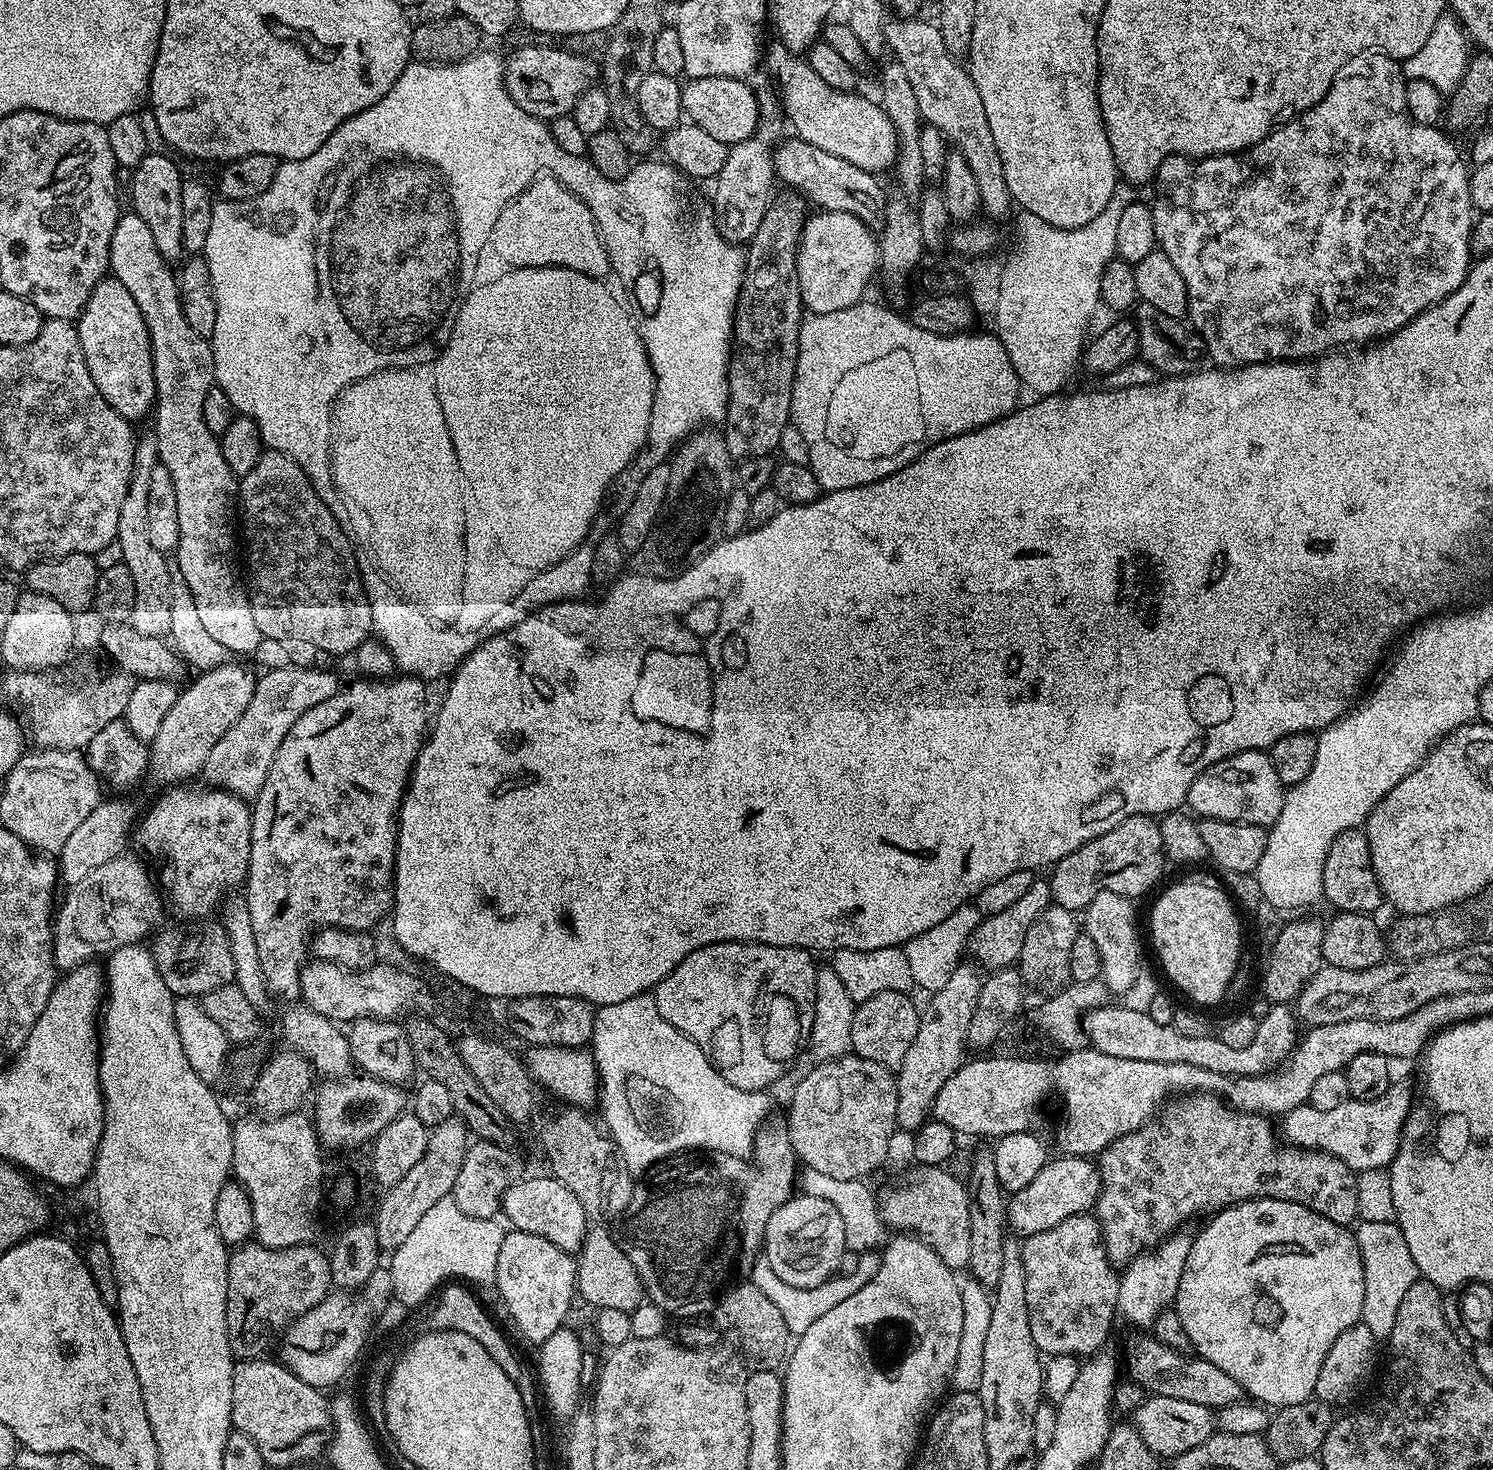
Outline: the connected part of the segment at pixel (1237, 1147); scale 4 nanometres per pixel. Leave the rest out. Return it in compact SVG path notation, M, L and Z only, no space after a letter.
M1188 1094L1183 1098L1173 1099L1159 1113L1158 1118L1149 1120L1136 1132L1131 1132L1114 1142L1110 1142L1110 1146L1106 1146L1098 1153L1100 1196L1096 1199L1094 1209L1096 1220L1100 1223L1100 1233L1104 1235L1104 1249L1110 1263L1113 1266L1126 1266L1141 1252L1157 1247L1161 1241L1173 1235L1179 1229L1176 1227L1179 1224L1186 1223L1191 1216L1200 1216L1203 1212L1215 1214L1222 1208L1231 1208L1234 1204L1241 1204L1243 1200L1285 1200L1286 1202L1294 1202L1298 1206L1306 1206L1310 1210L1322 1214L1322 1218L1330 1218L1330 1222L1345 1226L1351 1225L1358 1217L1357 1173L1353 1172L1350 1166L1346 1166L1346 1162L1334 1158L1329 1152L1314 1152L1311 1148L1294 1148L1291 1146L1276 1148L1278 1132L1277 1129L1276 1132L1272 1129L1272 1124L1273 1121L1269 1117L1261 1115L1259 1112L1240 1112L1231 1104L1225 1104L1221 1097L1211 1094Z

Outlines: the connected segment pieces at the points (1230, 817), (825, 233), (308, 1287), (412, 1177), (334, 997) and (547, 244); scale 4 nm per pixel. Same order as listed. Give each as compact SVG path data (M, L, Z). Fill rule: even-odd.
M1253 750L1234 754L1198 774L1188 787L1186 804L1197 817L1206 820L1271 826L1276 823L1278 814L1282 814L1285 791L1286 786L1274 770L1271 755L1264 750Z
M825 212L809 215L800 234L796 250L800 297L812 314L830 314L830 310L846 310L865 299L864 291L878 272L878 240L873 229L854 214Z
M258 1242L239 1245L228 1258L228 1345L240 1360L261 1359L272 1339L274 1344L288 1325L318 1306L333 1288L328 1256L312 1244L282 1249L267 1248Z
M459 1118L442 1122L429 1131L426 1154L422 1154L421 1160L410 1170L410 1174L406 1174L406 1178L402 1178L402 1182L383 1193L384 1197L376 1208L374 1227L381 1253L399 1253L402 1242L414 1234L426 1210L430 1210L430 1206L435 1206L442 1198L452 1195L452 1187L457 1181L469 1145L470 1133Z
M316 960L315 962L305 963L304 967L300 970L300 986L298 989L299 995L304 995L303 1003L307 1005L307 1007L312 1008L318 1014L322 1014L328 1020L333 1022L341 1022L340 1020L344 1020L343 1022L351 1022L354 1020L361 1020L364 1016L373 1016L375 1020L387 1020L389 1022L399 1021L401 1018L399 1016L407 1017L409 1014L407 1012L412 1012L415 1008L420 1008L424 1004L424 992L420 989L420 984L415 980L414 977L411 976L408 972L403 972L400 968L391 968L388 964L380 964L380 962L373 963L372 967L367 970L349 970L346 968L339 968L336 964L328 964L324 960Z
M551 174L533 180L516 199L505 206L502 214L498 214L498 222L494 222L491 240L496 248L500 248L500 256L504 256L504 260L512 260L512 264L528 264L532 268L569 268L578 270L578 274L597 278L607 277L610 272L608 252L596 228L596 219L585 204Z

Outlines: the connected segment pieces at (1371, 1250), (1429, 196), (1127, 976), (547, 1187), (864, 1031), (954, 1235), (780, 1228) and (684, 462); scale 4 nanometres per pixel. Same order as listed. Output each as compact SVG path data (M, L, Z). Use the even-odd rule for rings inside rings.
M1360 1220L1355 1225L1354 1235L1364 1271L1364 1297L1360 1318L1372 1336L1387 1338L1394 1330L1394 1318L1398 1318L1398 1306L1402 1304L1406 1290L1418 1279L1414 1258L1410 1255L1410 1246L1406 1246L1406 1238L1399 1224L1395 1222Z
M1373 50L1349 60L1340 69L1339 76L1333 80L1330 90L1322 98L1322 102L1318 102L1313 108L1307 108L1305 112L1293 116L1287 124L1281 124L1279 128L1272 129L1272 133L1265 140L1258 141L1252 148L1246 148L1242 152L1223 152L1221 156L1203 157L1197 163L1200 165L1189 174L1188 180L1182 181L1169 194L1168 200L1164 200L1160 205L1155 205L1152 208L1156 243L1159 251L1164 252L1166 258L1170 258L1170 262L1174 262L1178 274L1182 274L1182 282L1186 282L1186 298L1188 299L1187 323L1192 331L1200 337L1203 351L1206 353L1206 356L1212 359L1211 363L1215 367L1223 370L1226 368L1245 368L1248 364L1269 364L1271 360L1306 360L1325 355L1333 350L1343 349L1345 346L1364 346L1369 342L1379 342L1385 336L1394 335L1402 326L1406 326L1406 322L1410 322L1415 316L1422 314L1430 306L1442 302L1450 294L1454 294L1454 290L1458 290L1458 286L1462 286L1462 282L1468 276L1470 267L1470 245L1472 242L1472 225L1474 223L1474 209L1472 199L1470 198L1470 186L1468 185L1470 172L1467 167L1464 169L1464 160L1460 157L1459 150L1452 145L1451 138L1447 136L1449 133L1447 131L1444 131L1445 133L1439 132L1440 130L1439 127L1431 124L1414 122L1414 118L1409 114L1406 106L1406 77L1401 65L1389 58L1384 52Z
M1107 888L1098 894L1083 909L1083 931L1098 946L1100 955L1100 974L1102 983L1109 993L1123 994L1130 990L1134 978L1138 974L1136 968L1140 964L1140 932L1136 929L1136 908L1129 897L1122 894L1114 894Z
M551 1174L532 1176L529 1180L520 1178L516 1183L510 1185L505 1192L502 1212L503 1215L508 1215L508 1220L512 1223L509 1225L515 1231L538 1234L542 1238L546 1238L546 1242L554 1242L554 1246L558 1246L563 1252L573 1254L579 1253L580 1248L583 1247L584 1236L587 1235L590 1227L588 1215L582 1210L582 1202L578 1202L578 1198L574 1198L574 1194L570 1194L566 1185Z
M886 990L857 1003L854 1014L854 1026L850 1030L852 1052L866 1058L870 1062L878 1062L889 1070L899 1069L902 1058L906 1058L906 1050L910 1050L910 1042L914 1042L914 1034L918 1034L921 1009L911 1000L907 992Z
M924 1166L909 1180L896 1184L878 1200L880 1219L889 1229L923 1238L953 1270L967 1269L970 1262L970 1206L963 1179L955 1180L940 1166Z
M793 1195L782 1207L776 1208L770 1218L770 1222L764 1231L762 1245L763 1255L770 1262L774 1274L782 1278L782 1282L790 1282L790 1286L799 1288L819 1289L828 1279L833 1278L839 1266L839 1259L846 1249L844 1243L844 1223L842 1214L830 1202L826 1202L821 1196Z
M705 426L692 433L687 440L683 441L677 447L674 455L670 460L670 486L666 490L666 498L664 499L664 505L660 508L660 514L656 518L656 524L650 530L650 534L646 538L642 549L642 556L648 559L647 571L653 576L677 576L682 574L688 569L691 564L697 564L706 553L708 553L713 546L719 544L724 536L724 511L726 510L726 498L732 493L734 487L734 461L732 455L726 450L726 442L724 441L723 431L717 430L715 427Z

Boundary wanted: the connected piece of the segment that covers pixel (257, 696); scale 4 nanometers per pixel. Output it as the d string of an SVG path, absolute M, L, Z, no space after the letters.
M272 668L265 676L256 681L254 698L250 706L246 706L246 714L218 738L214 750L210 750L210 758L206 758L202 776L209 785L220 786L226 783L227 791L241 800L248 802L262 790L266 782L266 774L270 774L270 765L274 762L274 754L278 754L278 746L282 746L282 738L290 734L290 726L306 714L306 710L314 710L318 702L326 702L338 691L336 676L324 668Z

